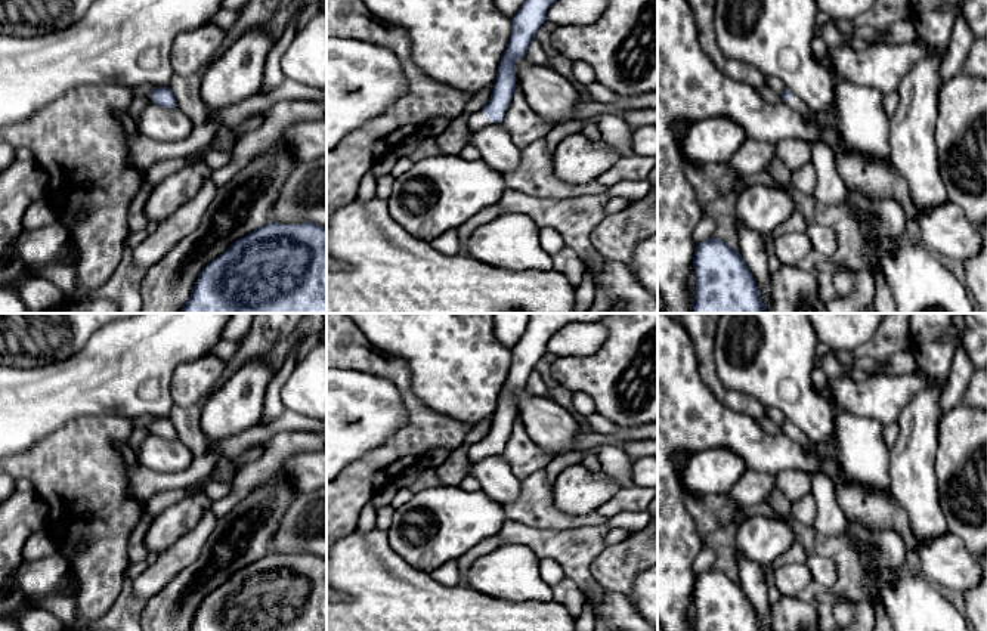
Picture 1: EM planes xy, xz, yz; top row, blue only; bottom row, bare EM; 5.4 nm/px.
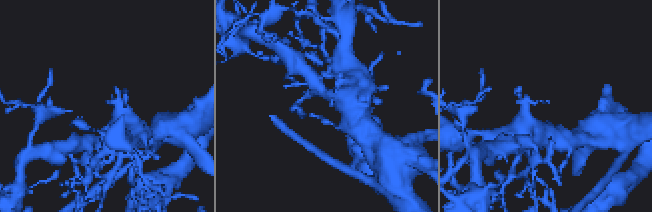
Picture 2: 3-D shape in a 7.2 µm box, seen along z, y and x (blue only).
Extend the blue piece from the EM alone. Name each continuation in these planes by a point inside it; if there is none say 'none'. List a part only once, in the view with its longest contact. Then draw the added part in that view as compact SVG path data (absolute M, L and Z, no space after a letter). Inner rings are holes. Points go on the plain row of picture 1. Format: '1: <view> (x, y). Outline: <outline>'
1: xz (477, 451). Outline: M483 440L476 442L468 448L467 457L470 461L479 461L485 457L491 455L491 452L485 448Z

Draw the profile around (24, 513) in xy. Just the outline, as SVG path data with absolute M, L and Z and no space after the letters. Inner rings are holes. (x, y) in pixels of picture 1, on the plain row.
M15 492L0 502L0 619L15 619L21 631L65 631L52 612L30 606L16 582L22 547L46 523L47 505L34 492Z

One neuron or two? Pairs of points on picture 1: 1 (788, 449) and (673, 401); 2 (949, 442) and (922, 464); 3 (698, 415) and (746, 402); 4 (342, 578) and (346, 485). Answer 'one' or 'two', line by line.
1: one
2: two
3: two
4: two

